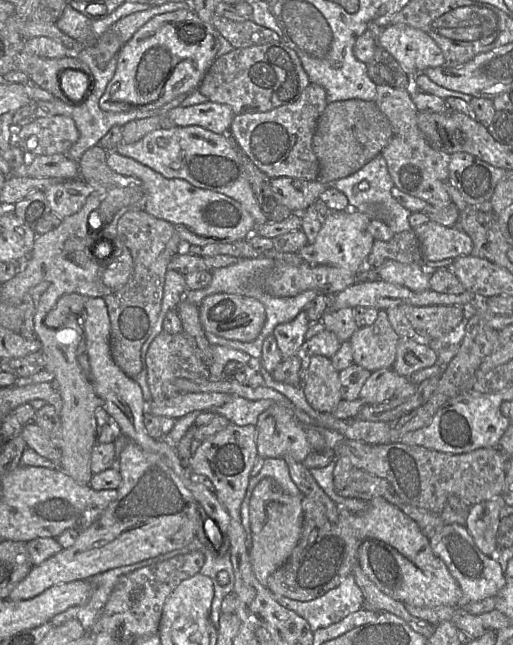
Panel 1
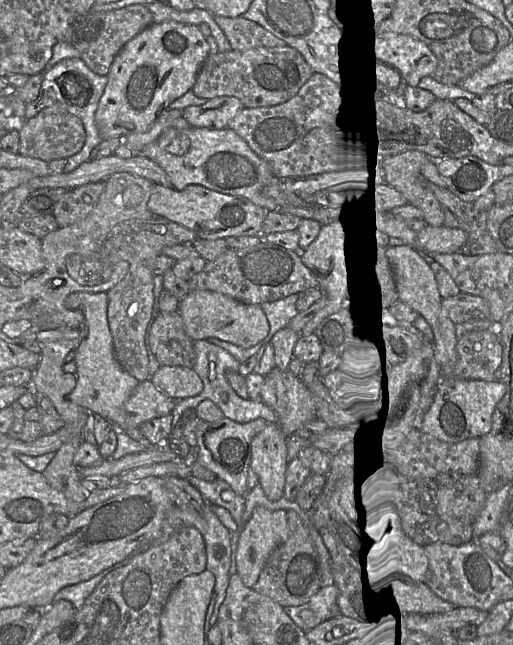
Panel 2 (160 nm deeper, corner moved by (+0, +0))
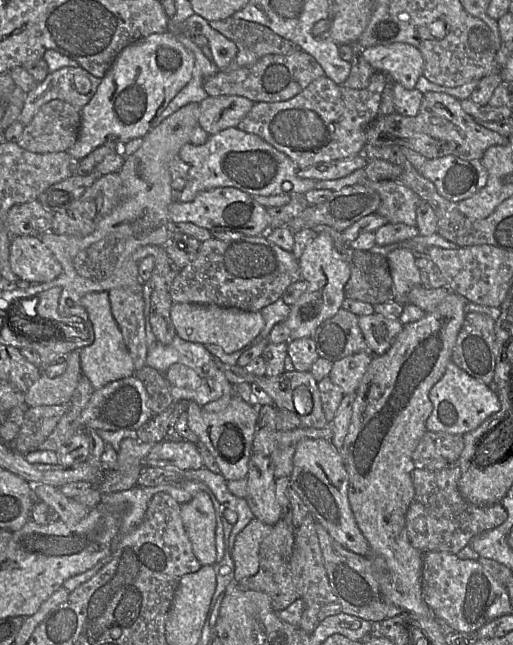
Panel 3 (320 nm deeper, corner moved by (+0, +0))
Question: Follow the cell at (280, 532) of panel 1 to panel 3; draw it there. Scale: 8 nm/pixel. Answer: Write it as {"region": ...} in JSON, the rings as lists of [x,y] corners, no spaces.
{"region":[[[253,518],[238,533],[231,552],[234,561],[234,581],[251,577],[259,569],[259,551],[263,539],[273,530],[273,526]]]}

